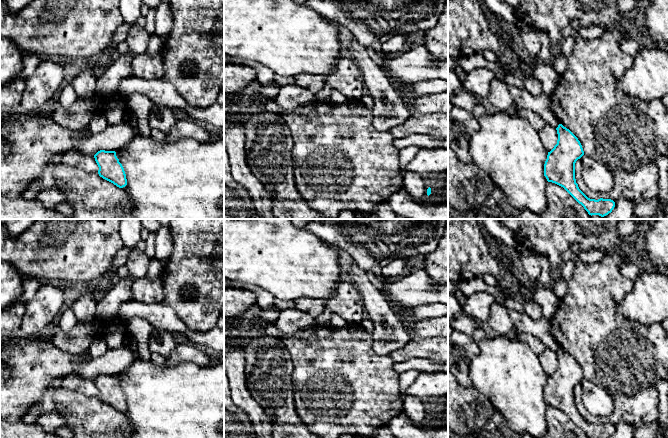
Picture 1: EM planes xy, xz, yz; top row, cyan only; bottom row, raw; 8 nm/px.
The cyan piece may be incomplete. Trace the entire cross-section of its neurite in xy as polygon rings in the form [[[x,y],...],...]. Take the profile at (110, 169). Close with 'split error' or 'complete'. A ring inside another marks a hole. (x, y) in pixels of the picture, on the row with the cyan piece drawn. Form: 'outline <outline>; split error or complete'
outline [[[100,150],[94,155],[99,167],[98,174],[119,188],[127,185],[126,174],[115,151]]]; complete

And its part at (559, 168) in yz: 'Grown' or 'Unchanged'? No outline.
Unchanged

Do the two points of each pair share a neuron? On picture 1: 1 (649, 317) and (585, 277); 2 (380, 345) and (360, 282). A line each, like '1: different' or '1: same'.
1: different
2: same

